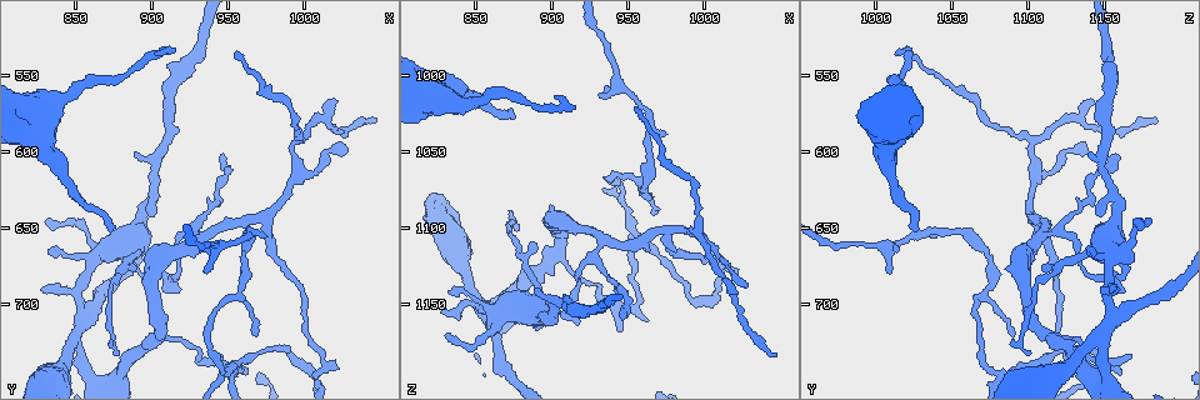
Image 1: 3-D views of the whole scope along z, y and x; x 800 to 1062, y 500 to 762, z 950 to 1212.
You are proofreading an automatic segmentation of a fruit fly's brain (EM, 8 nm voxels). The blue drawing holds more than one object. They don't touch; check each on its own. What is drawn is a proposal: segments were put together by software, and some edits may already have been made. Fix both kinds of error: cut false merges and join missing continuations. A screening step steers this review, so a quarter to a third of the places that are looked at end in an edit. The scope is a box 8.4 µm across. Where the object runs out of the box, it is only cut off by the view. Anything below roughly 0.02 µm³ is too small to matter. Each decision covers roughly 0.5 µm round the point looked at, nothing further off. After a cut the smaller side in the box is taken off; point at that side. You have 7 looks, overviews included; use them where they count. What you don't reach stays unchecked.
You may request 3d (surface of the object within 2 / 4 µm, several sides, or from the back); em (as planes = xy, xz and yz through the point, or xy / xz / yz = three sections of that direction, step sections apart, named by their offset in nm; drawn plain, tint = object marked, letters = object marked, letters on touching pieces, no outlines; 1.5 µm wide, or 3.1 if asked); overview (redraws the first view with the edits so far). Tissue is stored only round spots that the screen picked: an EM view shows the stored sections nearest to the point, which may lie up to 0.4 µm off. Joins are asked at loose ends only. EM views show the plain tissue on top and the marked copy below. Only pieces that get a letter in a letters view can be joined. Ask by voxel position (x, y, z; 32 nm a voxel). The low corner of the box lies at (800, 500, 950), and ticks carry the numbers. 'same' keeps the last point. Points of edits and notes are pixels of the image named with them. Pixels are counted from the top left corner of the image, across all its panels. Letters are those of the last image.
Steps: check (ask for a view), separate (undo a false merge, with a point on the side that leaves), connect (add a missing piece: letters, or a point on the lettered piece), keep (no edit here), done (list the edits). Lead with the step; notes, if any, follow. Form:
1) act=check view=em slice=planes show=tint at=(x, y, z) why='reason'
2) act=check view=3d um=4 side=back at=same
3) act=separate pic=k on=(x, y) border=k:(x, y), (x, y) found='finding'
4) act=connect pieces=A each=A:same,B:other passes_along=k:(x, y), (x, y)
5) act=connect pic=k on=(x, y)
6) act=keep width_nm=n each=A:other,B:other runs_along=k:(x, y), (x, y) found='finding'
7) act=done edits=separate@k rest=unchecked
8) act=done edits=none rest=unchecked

act=check view=em slice=xz step=8 show=letters at=(830, 668, 1140) why='tapers out'

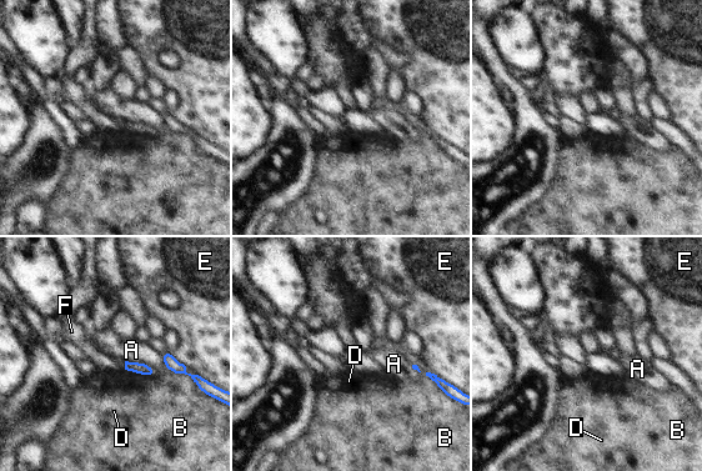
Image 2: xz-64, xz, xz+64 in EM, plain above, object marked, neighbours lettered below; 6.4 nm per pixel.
act=check view=em slice=planes show=letters at=same

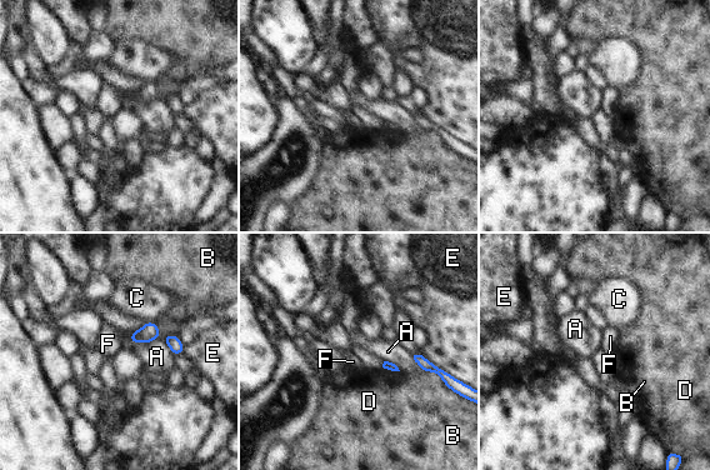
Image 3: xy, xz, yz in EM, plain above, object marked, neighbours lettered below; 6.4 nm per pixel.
act=keep longest_contact=A:200nm each=A:other,B:other,C:other,D:other,E:other,F:other border=3:(129, 333), (133, 343), (159, 336) found='none of them fits'

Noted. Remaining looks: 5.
act=check view=em slice=xz step=4 show=tint at=(934, 656, 1108)

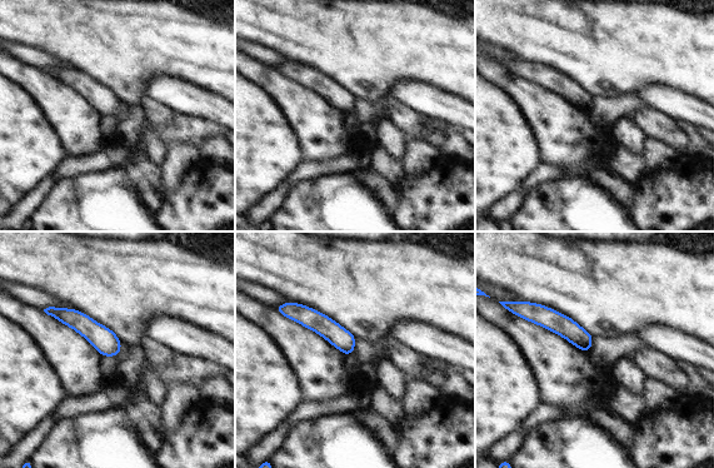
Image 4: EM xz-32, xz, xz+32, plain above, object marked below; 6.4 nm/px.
act=check view=em slice=planes show=letters at=same why='cut it another way'

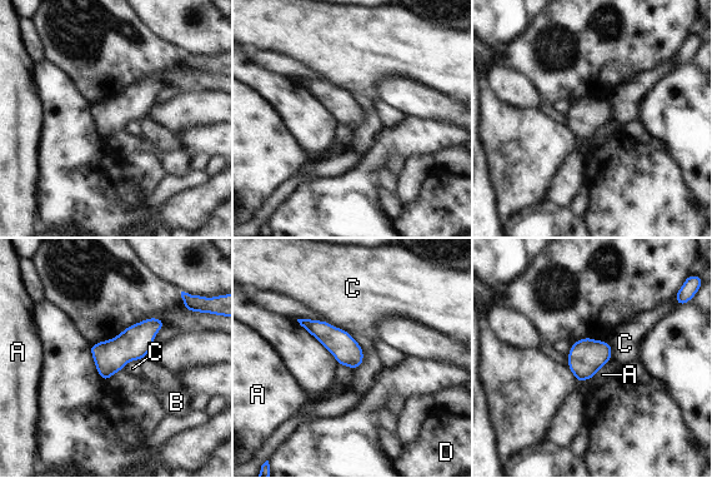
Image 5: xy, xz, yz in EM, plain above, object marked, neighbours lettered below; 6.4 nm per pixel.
act=keep longest_contact=C:360nm each=A:other,B:other,C:other,D:other border=5:(608, 361), (593, 377) found='one neuron here'

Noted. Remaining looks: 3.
act=check view=3d um=2 at=(970, 720, 1090) why='thin end'

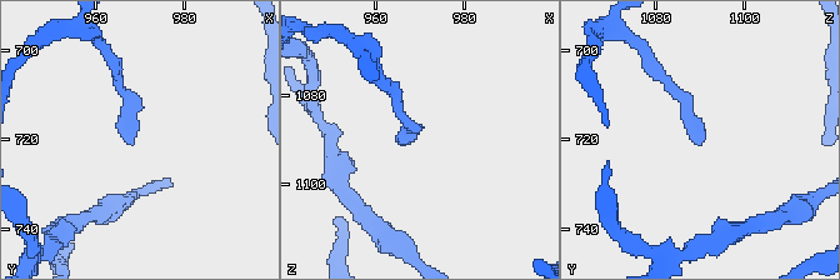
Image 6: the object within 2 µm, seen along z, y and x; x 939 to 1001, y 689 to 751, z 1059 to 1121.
act=check view=em slice=planes show=letters at=(969, 721, 1090)

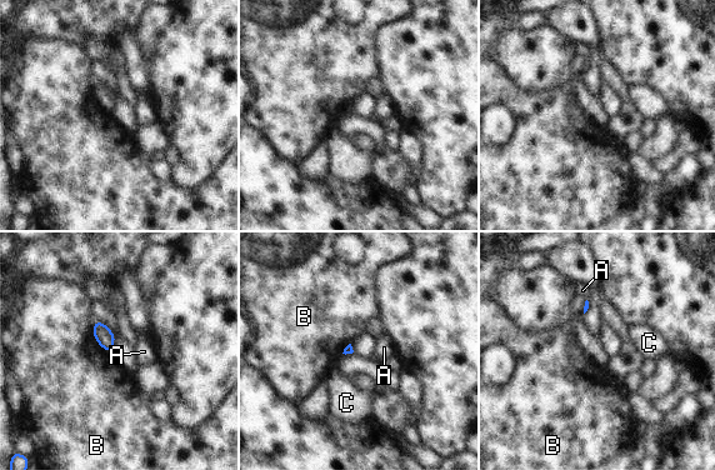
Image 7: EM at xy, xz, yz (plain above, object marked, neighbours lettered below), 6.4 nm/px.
act=keep each=A:other,B:other,C:other border=7:(94, 320), (93, 336), (109, 353) found='no lettered piece goes on from it'

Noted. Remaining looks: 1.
act=done edits=none rest=unchecked

